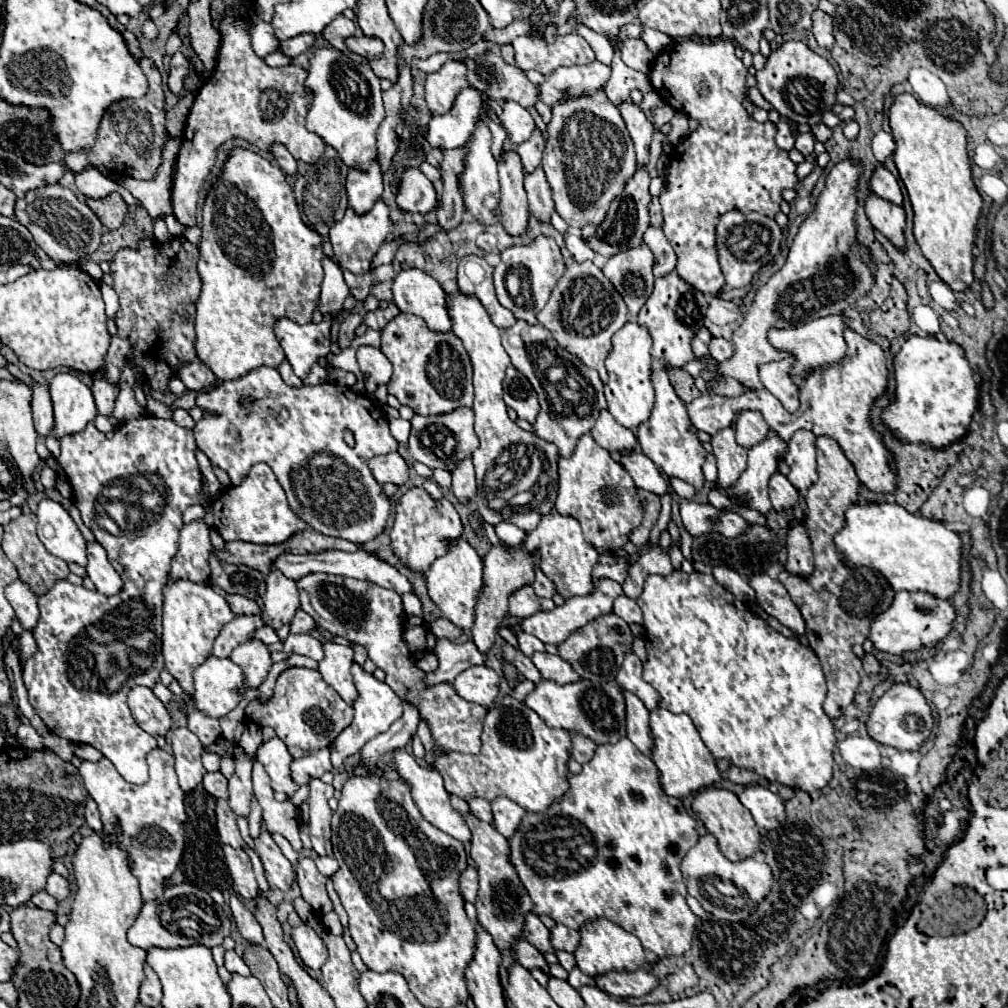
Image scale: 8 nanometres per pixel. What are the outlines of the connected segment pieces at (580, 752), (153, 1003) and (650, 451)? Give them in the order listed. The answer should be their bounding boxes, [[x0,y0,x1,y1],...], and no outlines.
[[572,733,596,763],[140,963,162,1007],[636,371,706,489]]

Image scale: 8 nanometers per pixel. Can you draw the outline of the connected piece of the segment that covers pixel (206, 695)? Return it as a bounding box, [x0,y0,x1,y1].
[192,657,244,717]

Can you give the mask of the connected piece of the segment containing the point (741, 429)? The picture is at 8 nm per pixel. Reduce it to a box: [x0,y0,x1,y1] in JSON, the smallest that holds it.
[734,411,768,449]

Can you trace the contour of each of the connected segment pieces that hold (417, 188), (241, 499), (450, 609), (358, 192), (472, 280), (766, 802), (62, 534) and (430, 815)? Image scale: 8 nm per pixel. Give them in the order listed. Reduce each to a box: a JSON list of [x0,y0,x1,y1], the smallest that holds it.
[[396,169,440,213],[214,463,308,545],[426,539,484,631],[346,161,382,213],[458,255,516,329],[738,785,786,829],[38,499,86,567],[392,751,472,843]]

